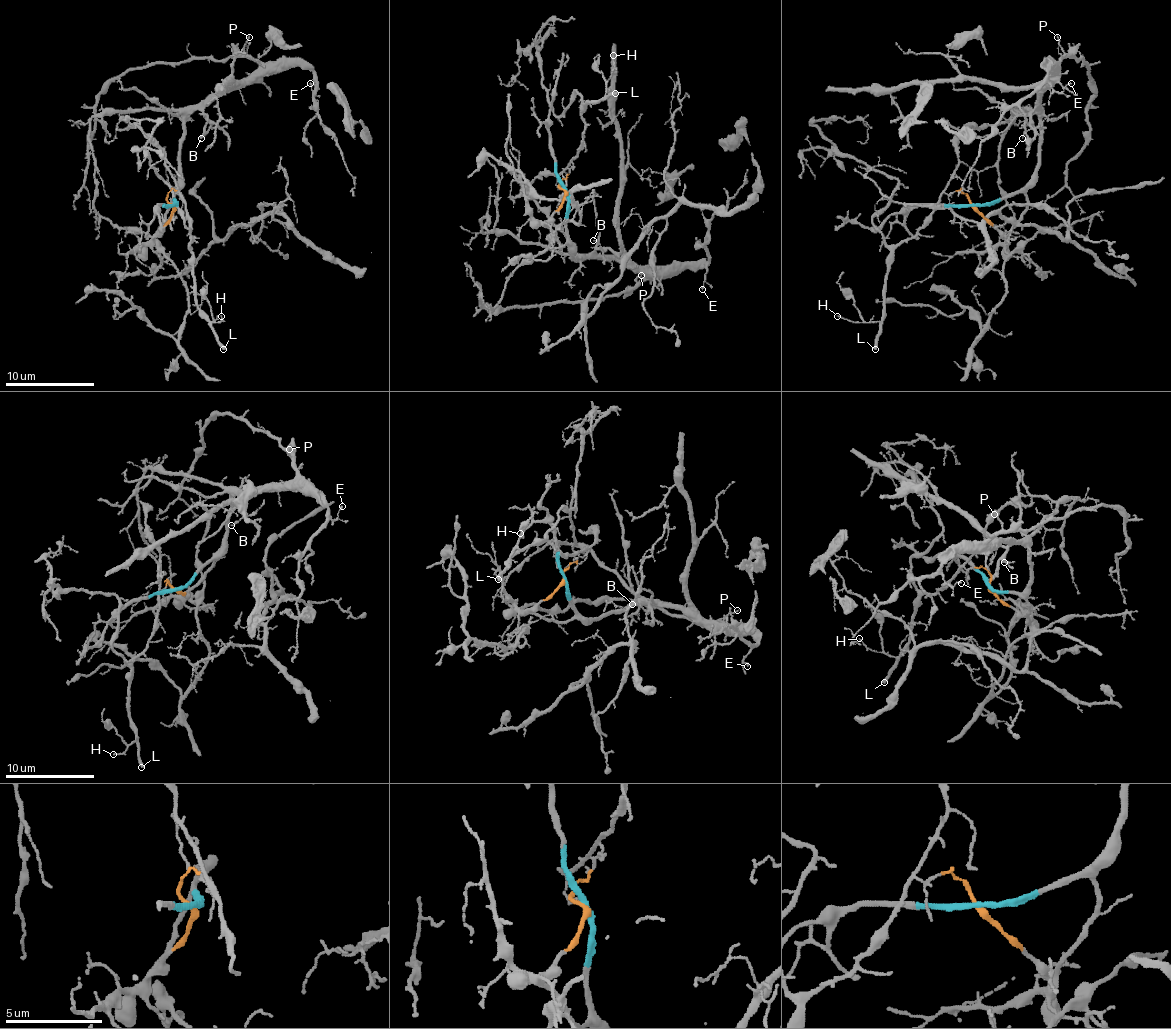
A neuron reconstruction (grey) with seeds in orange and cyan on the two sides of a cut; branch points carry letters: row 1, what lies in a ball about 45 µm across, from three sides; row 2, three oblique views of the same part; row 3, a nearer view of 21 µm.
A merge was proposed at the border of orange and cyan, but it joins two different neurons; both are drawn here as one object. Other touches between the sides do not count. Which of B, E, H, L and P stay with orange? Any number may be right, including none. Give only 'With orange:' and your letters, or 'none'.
With orange: H, L

